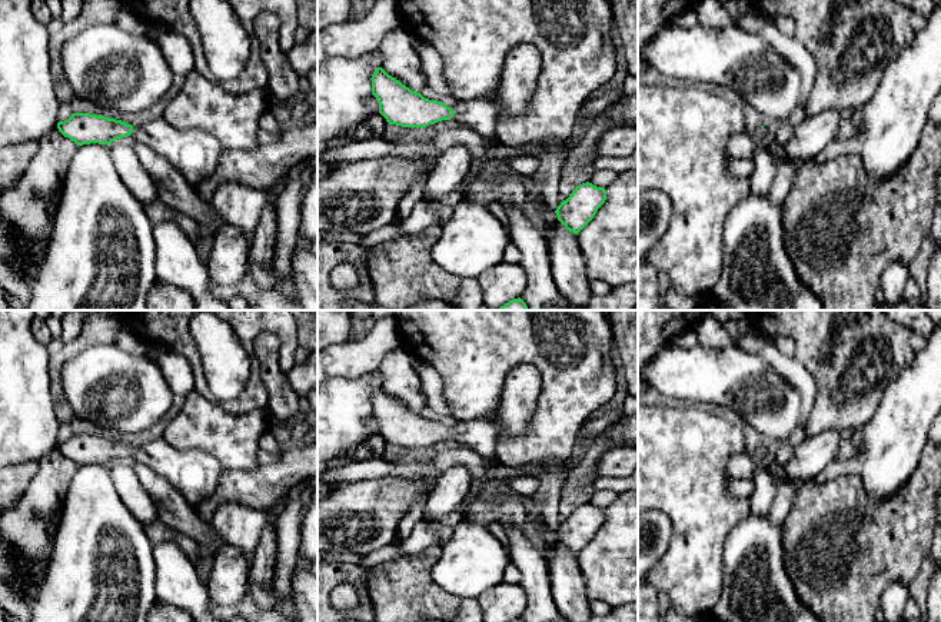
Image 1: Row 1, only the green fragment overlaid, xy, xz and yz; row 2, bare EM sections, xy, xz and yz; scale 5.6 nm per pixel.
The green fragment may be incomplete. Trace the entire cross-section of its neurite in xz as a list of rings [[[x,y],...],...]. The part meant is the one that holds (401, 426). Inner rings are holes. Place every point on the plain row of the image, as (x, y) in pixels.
[[[529,365],[515,366],[505,380],[499,406],[492,416],[458,422],[450,429],[442,422],[425,419],[378,387],[372,396],[372,415],[379,423],[379,433],[389,445],[426,448],[453,439],[470,448],[483,459],[495,460],[498,439],[502,432],[519,436],[526,432],[541,390],[541,375]]]

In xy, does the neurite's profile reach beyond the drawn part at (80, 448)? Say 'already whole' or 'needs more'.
needs more

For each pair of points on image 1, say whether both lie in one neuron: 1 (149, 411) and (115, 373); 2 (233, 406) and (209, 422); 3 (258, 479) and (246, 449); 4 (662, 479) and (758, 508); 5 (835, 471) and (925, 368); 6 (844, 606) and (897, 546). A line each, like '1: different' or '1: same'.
1: same
2: different
3: different
4: different
5: same
6: same

